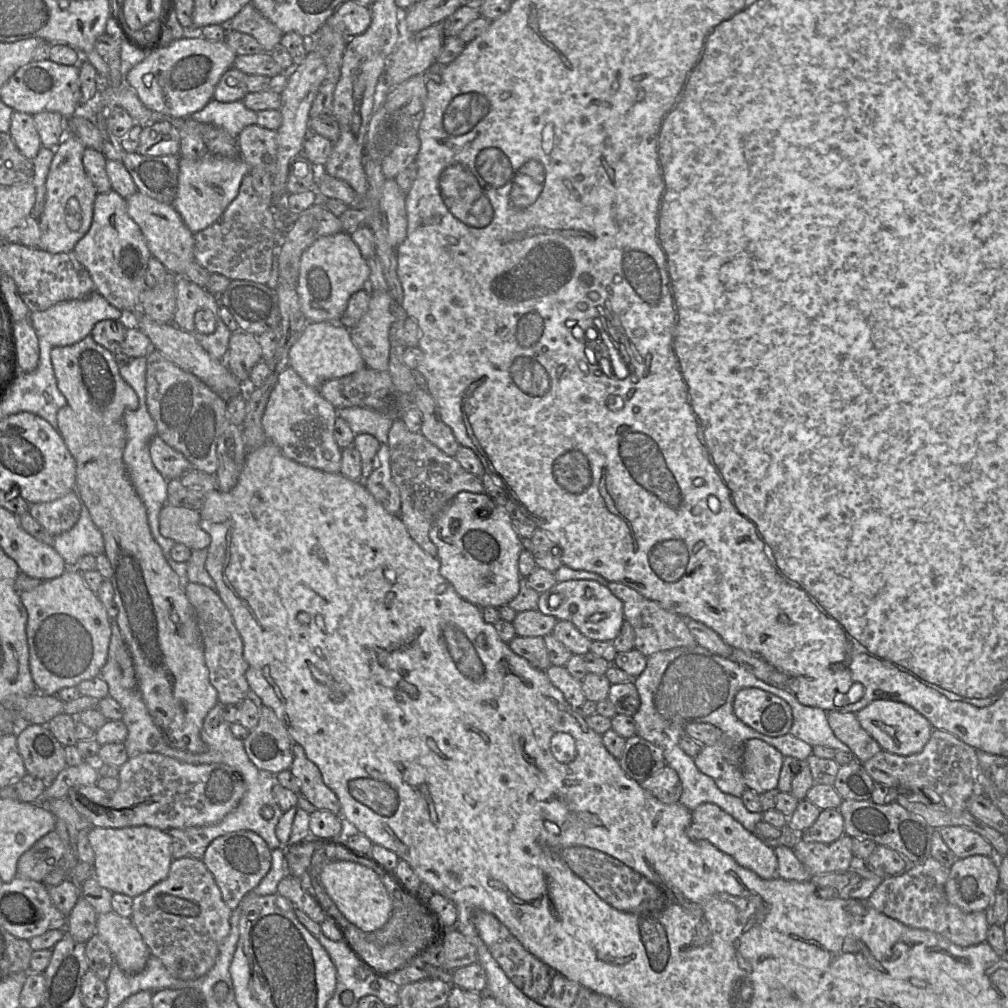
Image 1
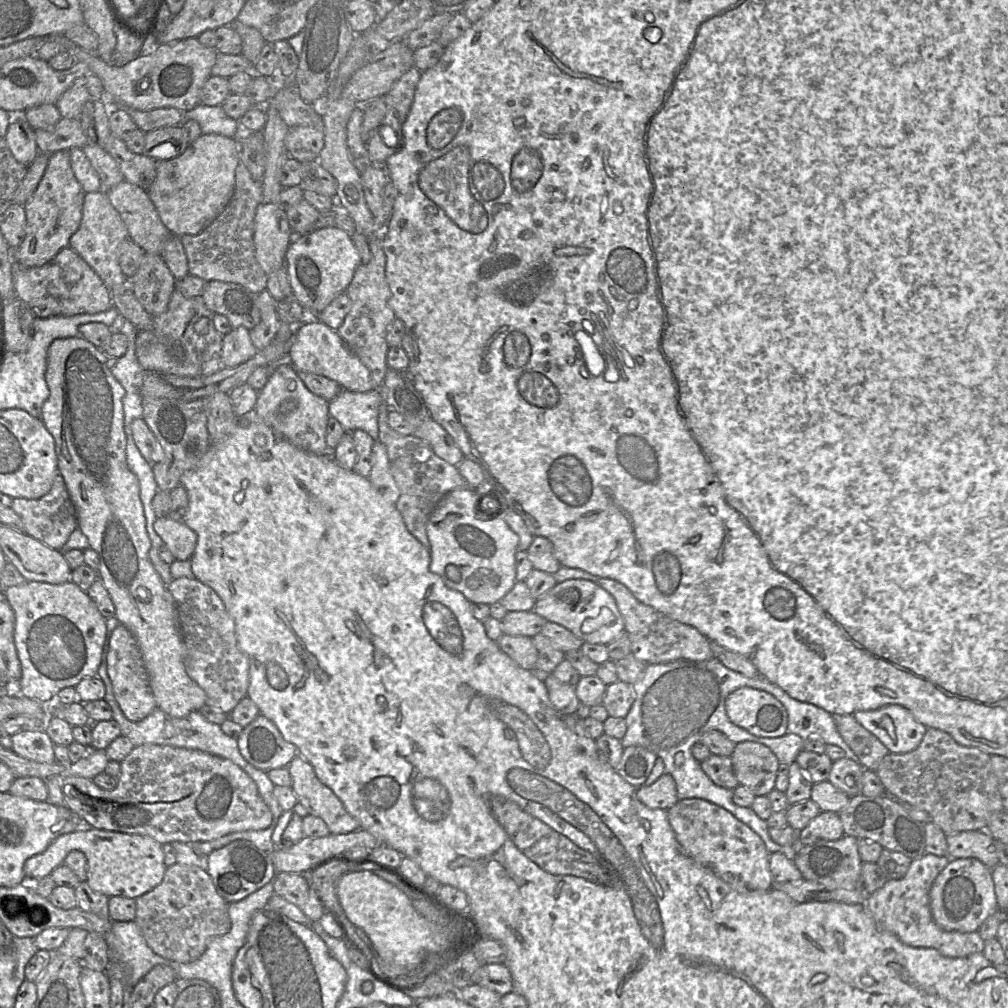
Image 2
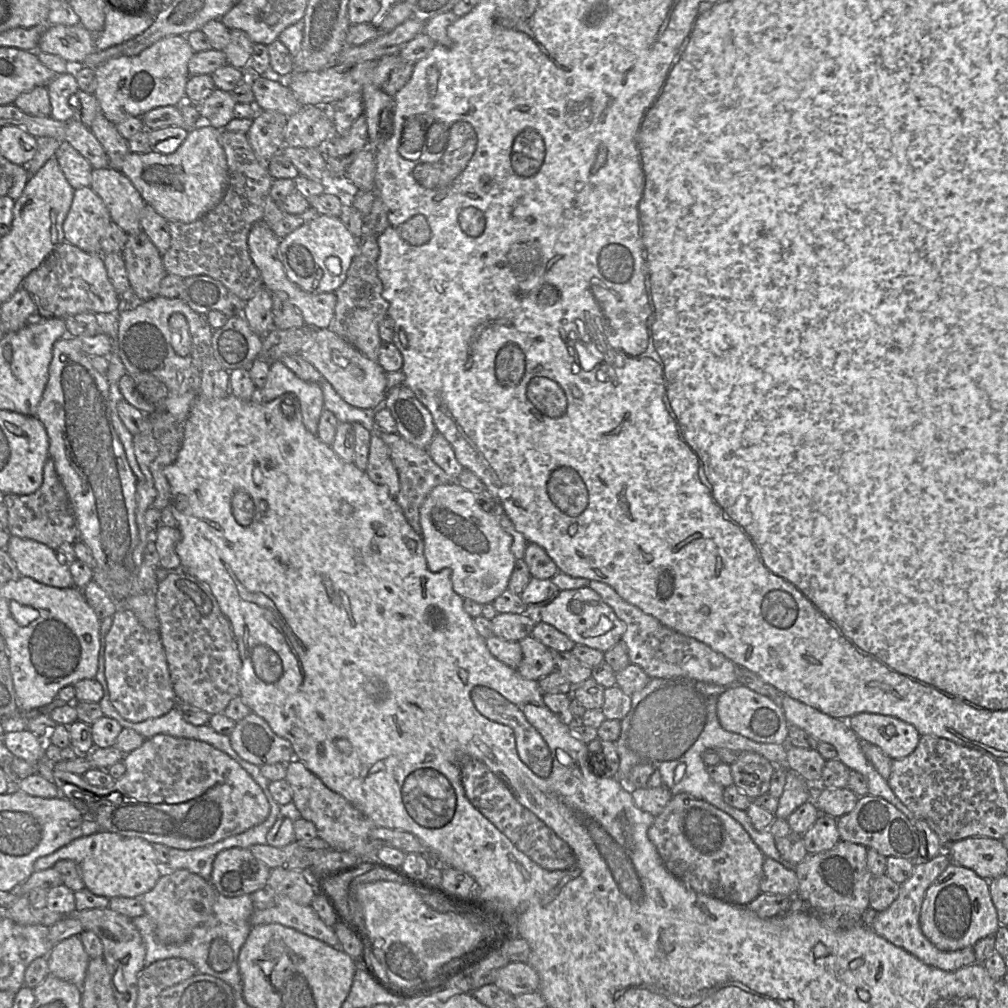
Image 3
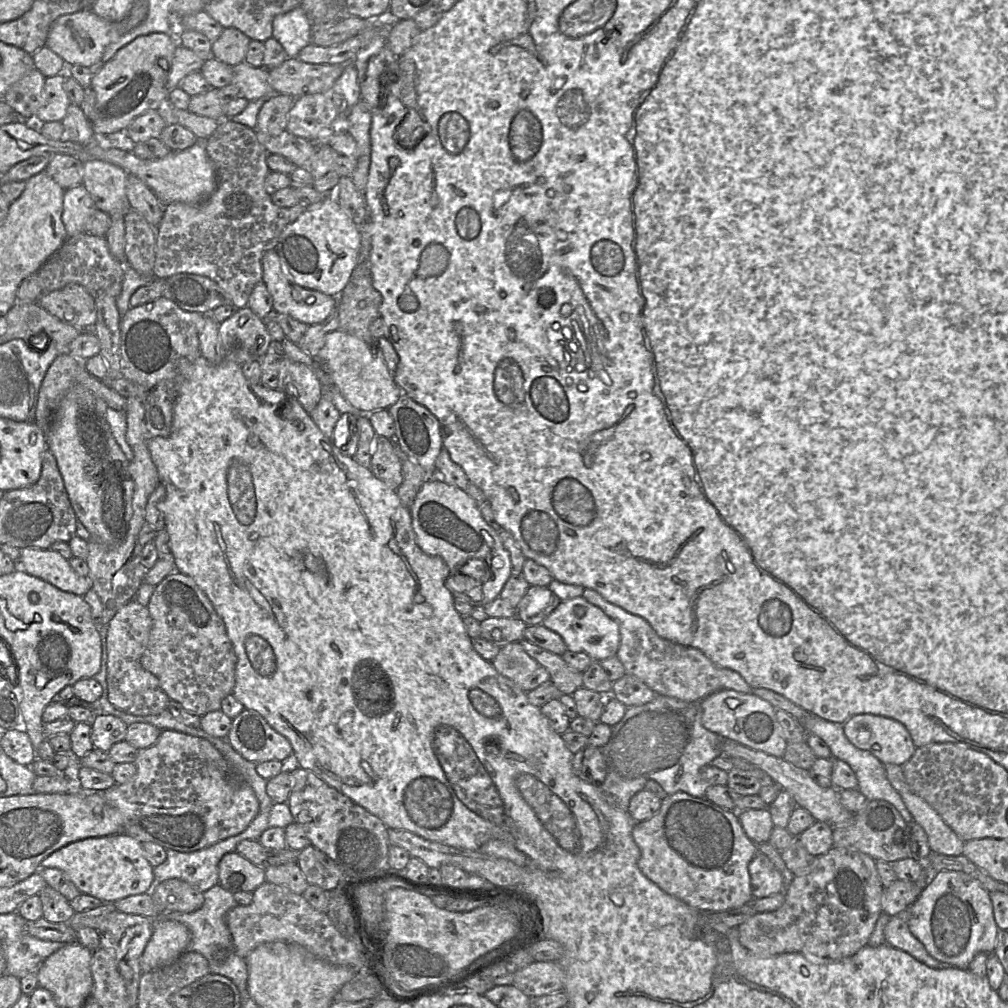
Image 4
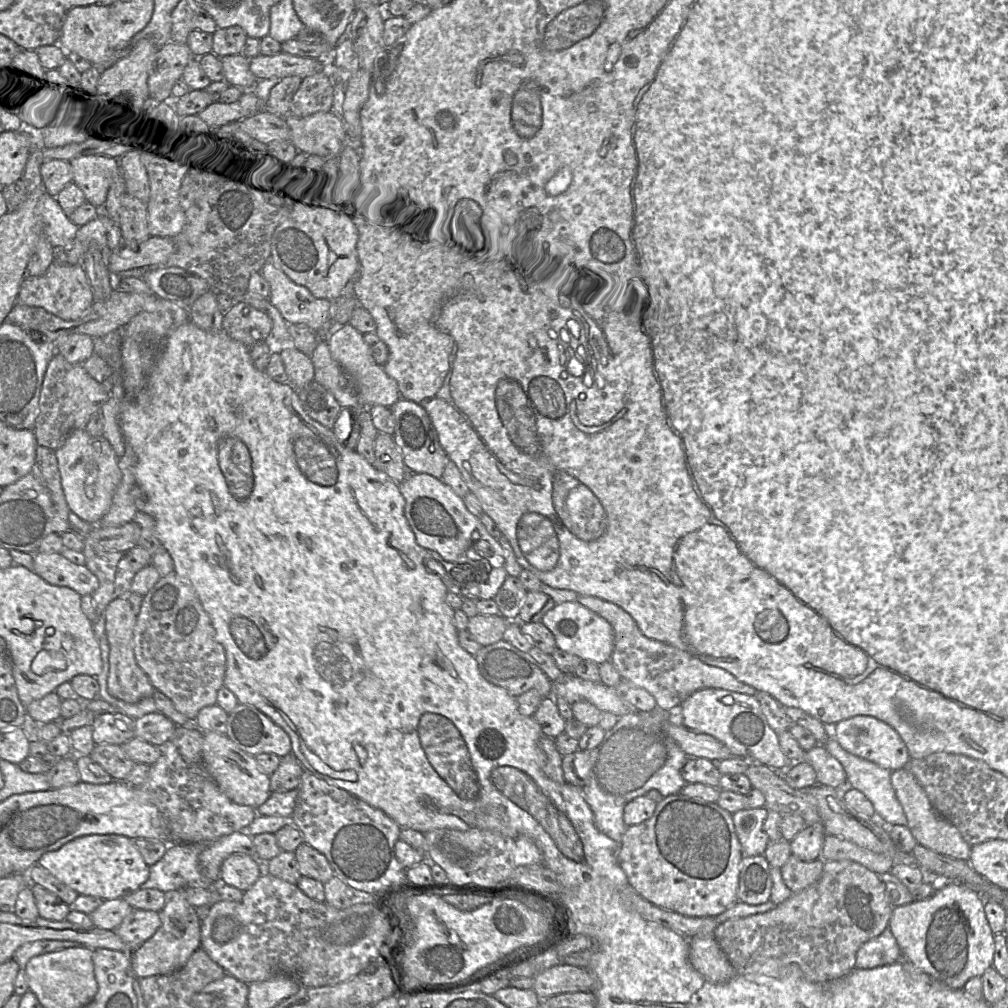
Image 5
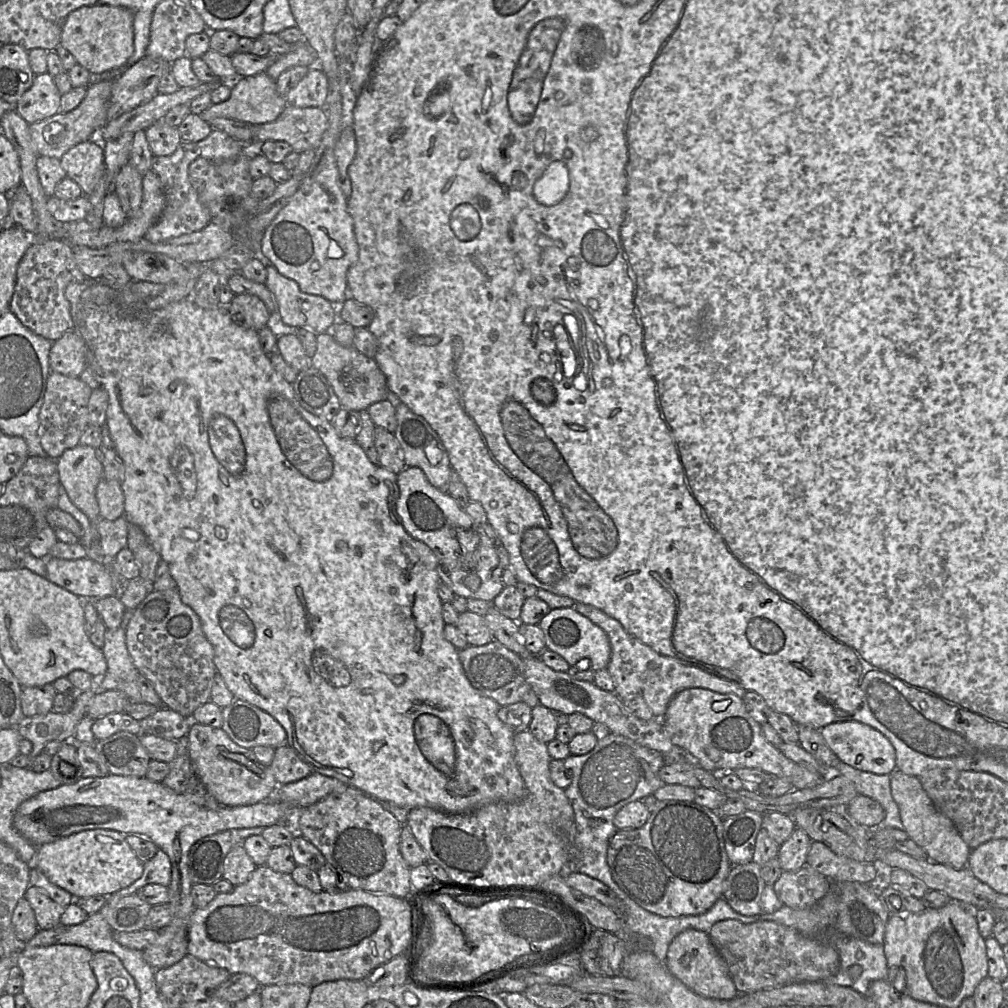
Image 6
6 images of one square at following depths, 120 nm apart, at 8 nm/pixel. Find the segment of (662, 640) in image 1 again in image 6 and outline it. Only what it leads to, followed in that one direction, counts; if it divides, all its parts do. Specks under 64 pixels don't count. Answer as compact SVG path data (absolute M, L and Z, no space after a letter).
M580 602L576 603L574 609L589 618L608 635L612 652L607 670L614 680L615 693L622 700L636 696L643 697L655 718L662 719L671 699L687 688L705 688L719 693L734 693L743 699L746 690L735 681L656 652L629 634L618 620L602 610Z

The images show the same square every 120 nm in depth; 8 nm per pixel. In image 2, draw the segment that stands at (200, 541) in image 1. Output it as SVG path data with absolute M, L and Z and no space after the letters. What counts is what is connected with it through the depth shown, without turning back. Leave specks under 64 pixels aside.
M165 516L157 518L154 529L176 560L189 560L194 554L197 534L184 521Z

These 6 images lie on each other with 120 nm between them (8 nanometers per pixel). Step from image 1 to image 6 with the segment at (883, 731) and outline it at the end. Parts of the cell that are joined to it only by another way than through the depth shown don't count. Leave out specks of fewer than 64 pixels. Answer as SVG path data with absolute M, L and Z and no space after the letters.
M858 721L834 722L820 732L840 761L874 774L892 774L896 770L896 752L891 742L877 729Z

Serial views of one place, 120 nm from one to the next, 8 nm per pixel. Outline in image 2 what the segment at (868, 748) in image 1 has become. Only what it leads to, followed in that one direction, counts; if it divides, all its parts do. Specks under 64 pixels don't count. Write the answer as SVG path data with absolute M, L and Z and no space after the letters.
M841 715L834 717L839 734L859 758L860 764L865 769L876 771L883 758L890 753L889 750L876 736L859 724L853 715Z

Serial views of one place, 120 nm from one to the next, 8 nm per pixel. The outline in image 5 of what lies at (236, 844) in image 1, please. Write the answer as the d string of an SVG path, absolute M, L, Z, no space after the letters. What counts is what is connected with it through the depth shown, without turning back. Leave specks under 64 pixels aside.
M243 853L228 856L221 865L220 881L245 891L249 889L264 872L263 863Z

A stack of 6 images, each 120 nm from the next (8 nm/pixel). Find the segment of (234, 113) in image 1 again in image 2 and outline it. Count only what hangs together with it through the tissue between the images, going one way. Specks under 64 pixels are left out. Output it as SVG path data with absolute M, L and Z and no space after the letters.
M198 104L193 109L182 112L184 119L193 119L198 122L202 134L219 134L234 138L239 125L238 120L229 117L221 105Z

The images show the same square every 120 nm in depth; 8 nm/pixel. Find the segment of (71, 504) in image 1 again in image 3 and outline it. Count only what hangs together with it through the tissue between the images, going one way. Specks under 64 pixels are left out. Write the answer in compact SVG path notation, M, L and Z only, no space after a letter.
M50 456L44 464L43 482L39 489L28 495L5 494L3 504L8 512L7 531L11 536L35 540L53 550L56 550L63 543L73 544L79 538L69 497Z

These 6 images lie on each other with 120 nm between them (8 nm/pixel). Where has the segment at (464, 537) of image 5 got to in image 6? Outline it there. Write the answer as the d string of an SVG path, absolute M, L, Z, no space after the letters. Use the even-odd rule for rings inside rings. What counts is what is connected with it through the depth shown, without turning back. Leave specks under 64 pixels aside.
M406 467L397 478L400 490L397 501L397 513L407 532L415 539L424 542L431 548L437 558L436 570L440 579L454 592L455 595L466 599L476 598L493 602L502 592L505 585L502 582L501 569L499 568L499 556L490 538L485 534L471 517L460 508L457 502L445 490L434 487L427 479L423 470L419 467ZM472 560L474 568L468 567L468 561Z

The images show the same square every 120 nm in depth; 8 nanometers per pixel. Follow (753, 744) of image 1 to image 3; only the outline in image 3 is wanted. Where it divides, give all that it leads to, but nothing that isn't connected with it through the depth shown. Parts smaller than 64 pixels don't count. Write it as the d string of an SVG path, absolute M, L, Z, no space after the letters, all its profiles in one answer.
M742 752L730 765L733 784L750 799L767 793L775 765L758 753Z

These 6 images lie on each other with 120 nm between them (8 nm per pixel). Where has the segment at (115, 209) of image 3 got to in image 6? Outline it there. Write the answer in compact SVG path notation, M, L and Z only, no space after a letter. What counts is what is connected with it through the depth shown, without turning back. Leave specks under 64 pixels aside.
M88 141L72 148L60 158L60 163L66 176L80 186L85 196L91 194L105 176L104 151L100 141Z

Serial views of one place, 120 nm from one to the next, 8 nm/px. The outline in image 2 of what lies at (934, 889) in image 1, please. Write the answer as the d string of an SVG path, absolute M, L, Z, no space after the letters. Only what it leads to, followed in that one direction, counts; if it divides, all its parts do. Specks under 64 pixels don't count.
M927 853L912 860L906 875L901 879L888 880L882 888L868 897L866 907L881 929L891 932L904 944L917 948L932 948L950 958L963 958L981 953L985 942L977 931L960 933L942 929L933 919L930 908L932 885L950 861L950 857Z

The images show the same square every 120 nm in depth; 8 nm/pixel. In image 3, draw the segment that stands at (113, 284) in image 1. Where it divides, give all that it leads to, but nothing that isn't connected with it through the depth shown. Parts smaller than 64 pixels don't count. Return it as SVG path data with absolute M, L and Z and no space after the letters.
M90 187L76 189L63 222L65 242L87 253L102 254L101 240L111 222L108 208Z

